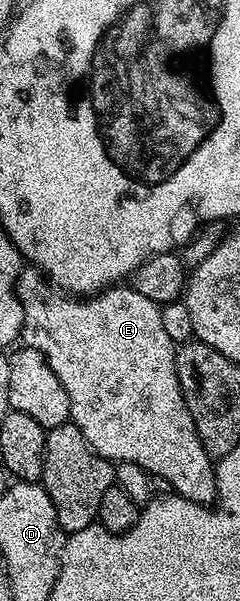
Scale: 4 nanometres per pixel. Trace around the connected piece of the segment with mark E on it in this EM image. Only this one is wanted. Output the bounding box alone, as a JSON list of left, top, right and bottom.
[16,266,218,505]

